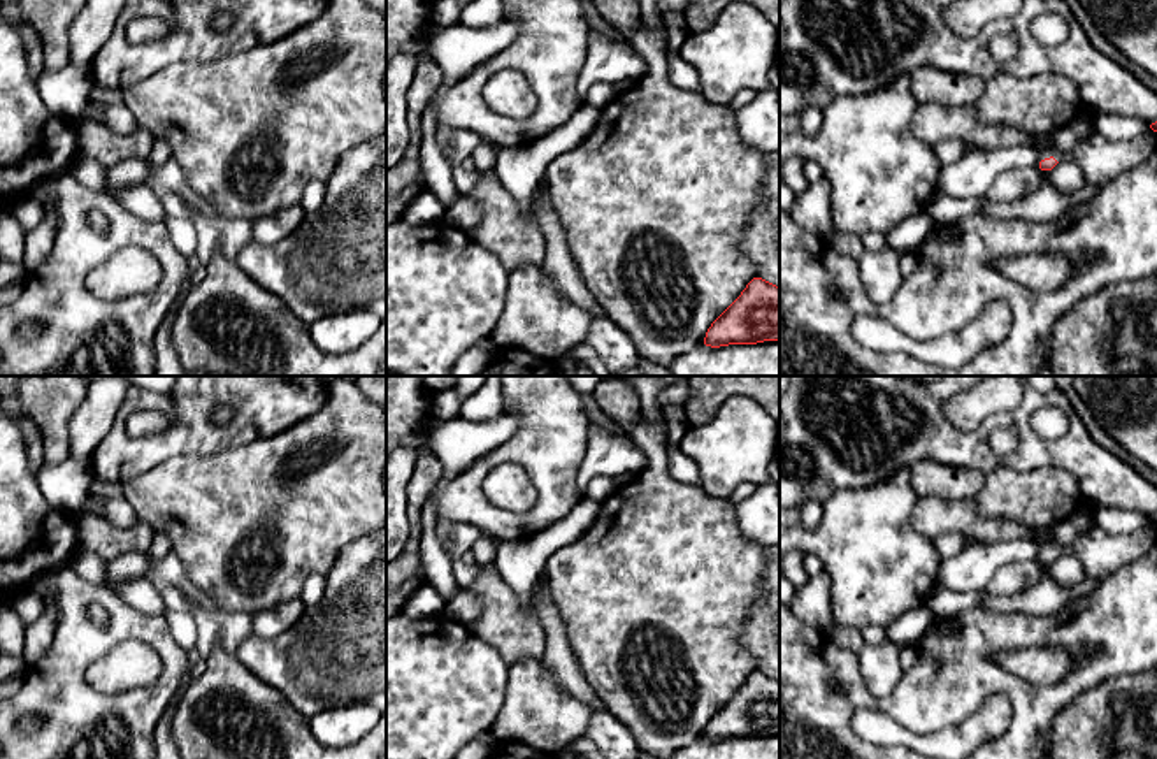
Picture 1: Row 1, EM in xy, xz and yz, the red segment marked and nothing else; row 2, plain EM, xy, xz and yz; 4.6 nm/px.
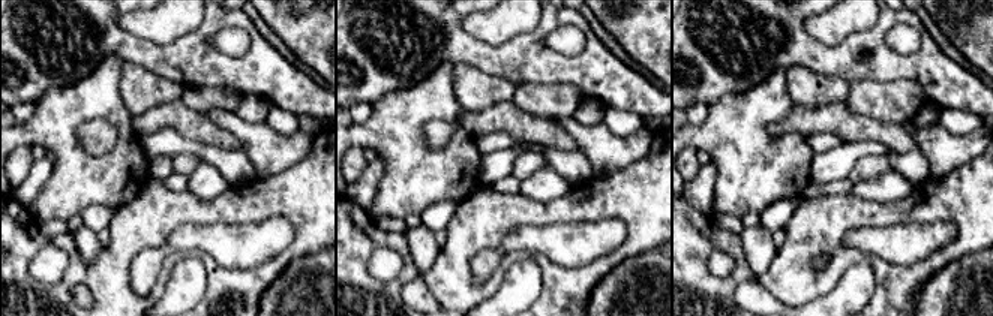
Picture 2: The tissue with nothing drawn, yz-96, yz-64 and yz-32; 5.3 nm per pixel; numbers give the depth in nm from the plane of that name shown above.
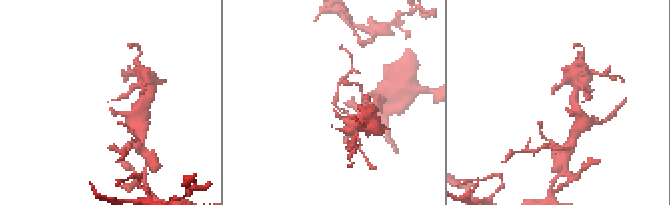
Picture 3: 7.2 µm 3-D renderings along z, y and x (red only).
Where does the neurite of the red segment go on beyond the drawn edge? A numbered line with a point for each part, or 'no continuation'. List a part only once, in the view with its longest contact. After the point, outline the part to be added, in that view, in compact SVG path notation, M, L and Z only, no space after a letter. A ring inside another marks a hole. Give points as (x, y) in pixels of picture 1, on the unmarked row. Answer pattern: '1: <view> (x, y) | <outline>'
1: yz (931, 517) | M920 497L909 525L931 539L945 532L959 532L976 543L1027 539L1038 543L1043 553L1053 550L1060 555L1064 552L1053 541L1050 527L1034 529L1002 518L983 517L974 499Z

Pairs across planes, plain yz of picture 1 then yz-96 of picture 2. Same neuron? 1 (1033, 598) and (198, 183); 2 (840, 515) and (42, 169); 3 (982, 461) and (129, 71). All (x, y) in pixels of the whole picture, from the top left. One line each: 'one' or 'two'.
1: one
2: two
3: two

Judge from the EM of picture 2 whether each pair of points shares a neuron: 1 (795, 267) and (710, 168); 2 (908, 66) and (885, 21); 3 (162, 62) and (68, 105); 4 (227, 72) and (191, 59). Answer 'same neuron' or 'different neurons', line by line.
1: different neurons
2: same neuron
3: different neurons
4: same neuron

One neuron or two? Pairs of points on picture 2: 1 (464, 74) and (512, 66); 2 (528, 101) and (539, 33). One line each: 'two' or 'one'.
1: two
2: two

